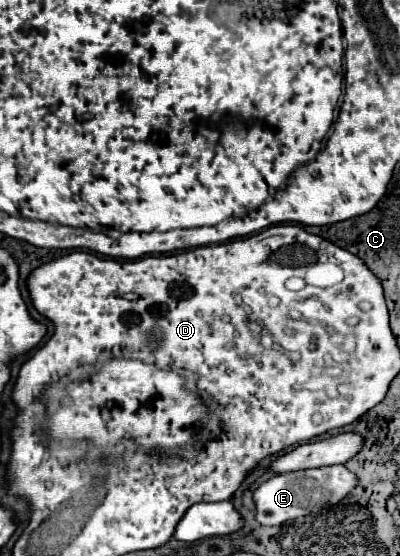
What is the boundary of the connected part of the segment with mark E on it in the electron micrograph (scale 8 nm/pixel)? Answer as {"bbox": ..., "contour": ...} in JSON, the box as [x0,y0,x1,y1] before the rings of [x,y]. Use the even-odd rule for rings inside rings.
{"bbox":[254,466,356,526],"contour":[[[328,466],[328,468],[300,470],[300,472],[272,476],[254,490],[258,524],[276,526],[276,524],[284,524],[286,520],[294,520],[298,516],[318,512],[324,506],[334,506],[346,494],[350,494],[354,486],[356,486],[356,476],[346,466]]]}

